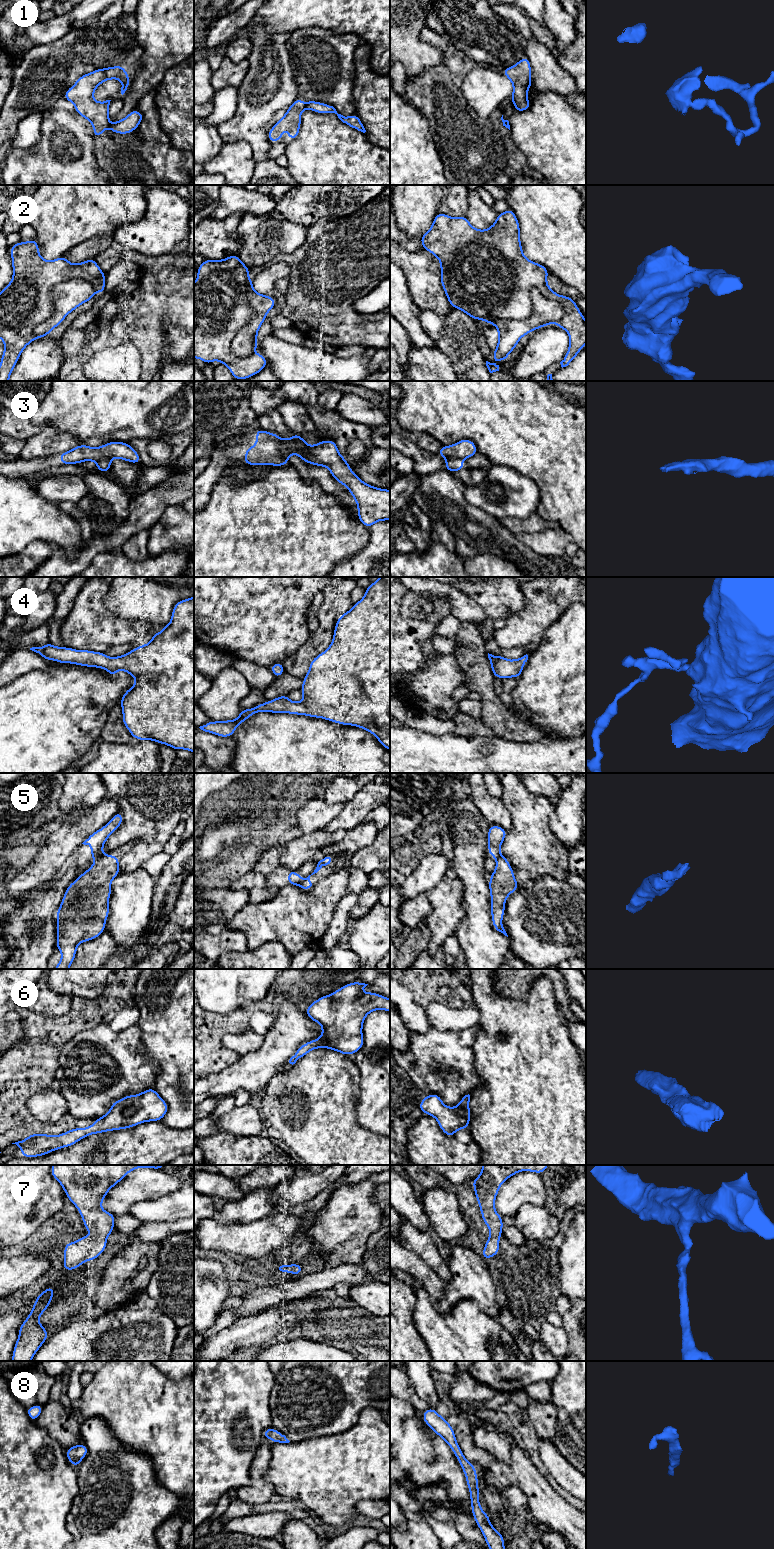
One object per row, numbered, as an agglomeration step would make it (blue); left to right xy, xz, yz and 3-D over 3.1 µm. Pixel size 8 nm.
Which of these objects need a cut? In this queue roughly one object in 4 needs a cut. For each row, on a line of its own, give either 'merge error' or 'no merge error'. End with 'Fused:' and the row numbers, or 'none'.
1: merge error
2: merge error
3: merge error
4: no merge error
5: merge error
6: no merge error
7: no merge error
8: no merge error
Fused: 1, 2, 3, 5

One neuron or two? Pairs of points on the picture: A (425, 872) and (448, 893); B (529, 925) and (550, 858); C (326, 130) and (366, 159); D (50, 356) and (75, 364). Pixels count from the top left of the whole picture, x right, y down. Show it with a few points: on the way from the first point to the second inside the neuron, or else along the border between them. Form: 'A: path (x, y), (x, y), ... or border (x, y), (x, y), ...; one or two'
A: border (448, 873), (432, 889), (425, 893); two
B: border (564, 879), (543, 876), (529, 879), (522, 885); two
C: path (336, 140), (345, 149), (356, 151); one
D: border (59, 339), (62, 350), (60, 370); two

